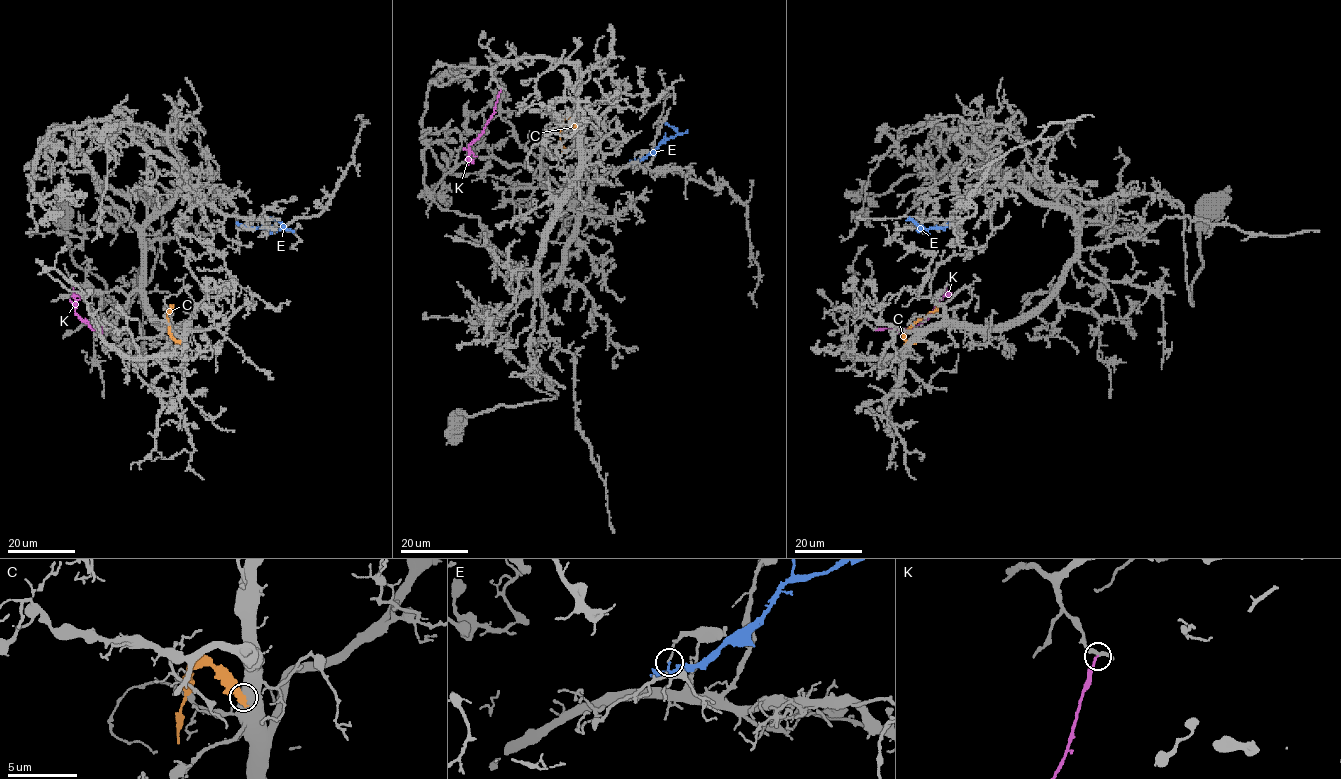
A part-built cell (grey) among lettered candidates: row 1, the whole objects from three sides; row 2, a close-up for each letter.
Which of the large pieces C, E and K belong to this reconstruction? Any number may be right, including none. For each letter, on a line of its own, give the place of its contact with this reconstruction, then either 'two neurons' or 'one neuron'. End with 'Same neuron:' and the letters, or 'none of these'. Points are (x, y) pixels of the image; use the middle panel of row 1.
C: (576, 126) | two neurons
E: (634, 159) | two neurons
K: (501, 89) | two neurons
Same neuron: none of these

